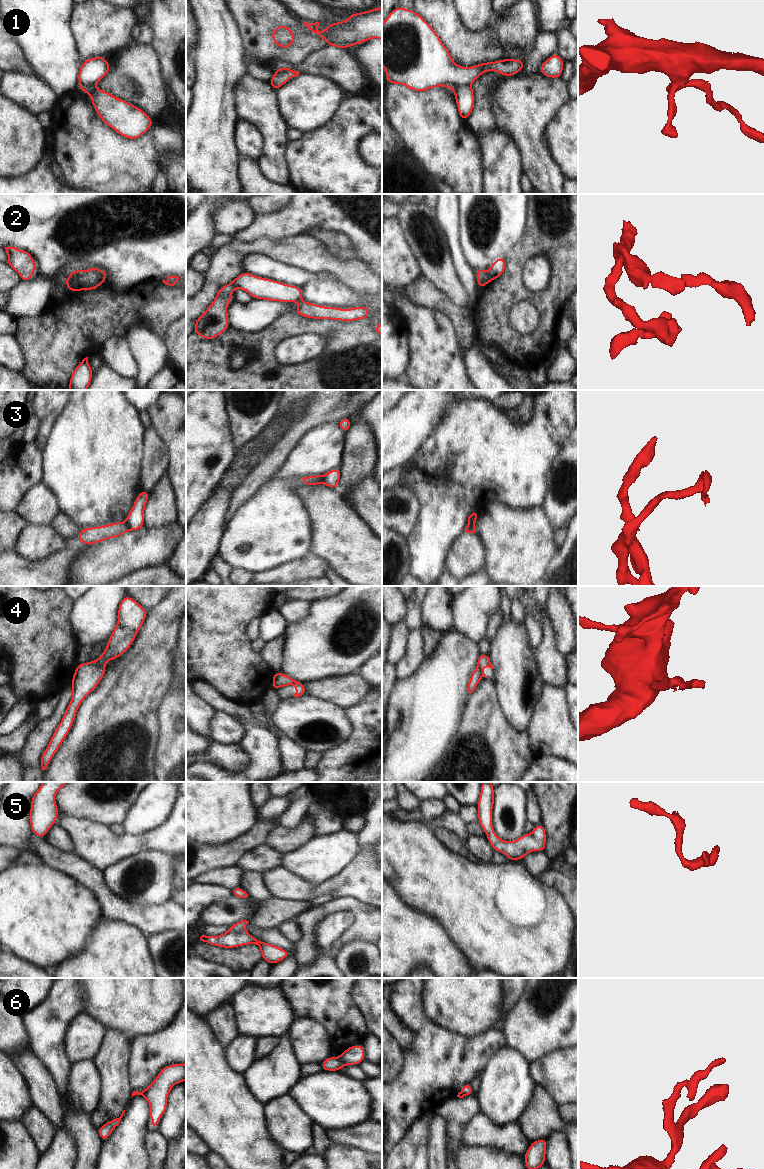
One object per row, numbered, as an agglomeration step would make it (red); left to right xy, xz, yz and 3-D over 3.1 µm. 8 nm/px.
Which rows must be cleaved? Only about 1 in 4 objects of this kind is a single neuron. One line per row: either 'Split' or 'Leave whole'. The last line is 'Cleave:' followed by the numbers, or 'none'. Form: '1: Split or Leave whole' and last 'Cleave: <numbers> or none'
1: Split
2: Split
3: Split
4: Split
5: Leave whole
6: Split
Cleave: 1, 2, 3, 4, 6.

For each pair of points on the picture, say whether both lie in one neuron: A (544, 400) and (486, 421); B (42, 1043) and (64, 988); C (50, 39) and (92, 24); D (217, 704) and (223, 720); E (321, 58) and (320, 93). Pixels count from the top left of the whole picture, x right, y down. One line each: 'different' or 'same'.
A: same
B: same
C: different
D: different
E: different

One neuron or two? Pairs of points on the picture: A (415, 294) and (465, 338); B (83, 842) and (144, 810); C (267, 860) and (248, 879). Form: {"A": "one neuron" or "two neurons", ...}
{"A": "one neuron", "B": "two neurons", "C": "two neurons"}

